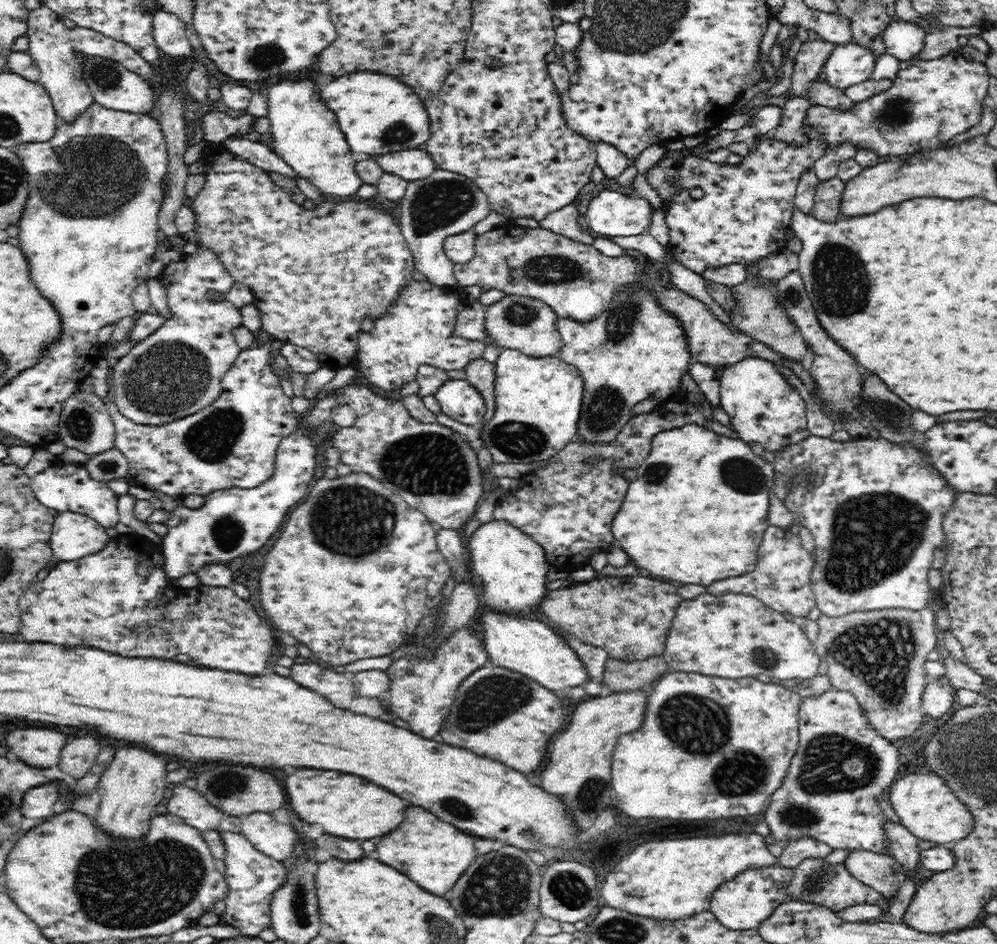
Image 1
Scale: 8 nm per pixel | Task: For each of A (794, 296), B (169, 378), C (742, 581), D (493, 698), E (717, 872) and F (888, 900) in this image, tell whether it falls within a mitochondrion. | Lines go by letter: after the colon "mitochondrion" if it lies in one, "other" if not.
A: mitochondrion
B: mitochondrion
C: other
D: mitochondrion
E: other
F: other

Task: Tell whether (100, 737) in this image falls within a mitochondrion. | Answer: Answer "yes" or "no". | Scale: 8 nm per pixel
no

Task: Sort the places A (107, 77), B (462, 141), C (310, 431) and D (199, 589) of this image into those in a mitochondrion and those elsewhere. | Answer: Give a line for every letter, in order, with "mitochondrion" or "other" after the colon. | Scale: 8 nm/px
A: mitochondrion
B: other
C: other
D: other

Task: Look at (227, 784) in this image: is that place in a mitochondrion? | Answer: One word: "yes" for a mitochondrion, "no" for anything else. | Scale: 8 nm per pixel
yes

